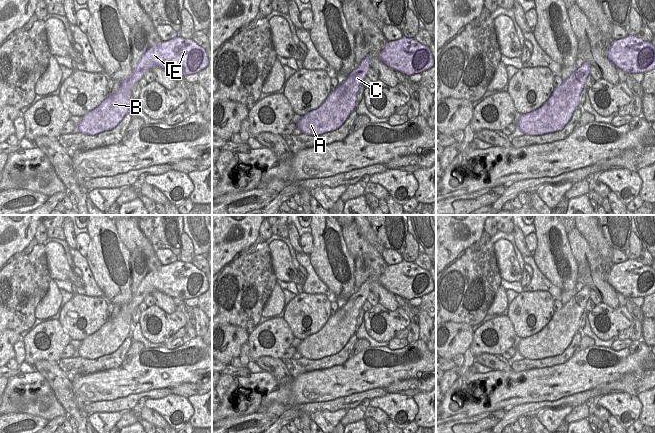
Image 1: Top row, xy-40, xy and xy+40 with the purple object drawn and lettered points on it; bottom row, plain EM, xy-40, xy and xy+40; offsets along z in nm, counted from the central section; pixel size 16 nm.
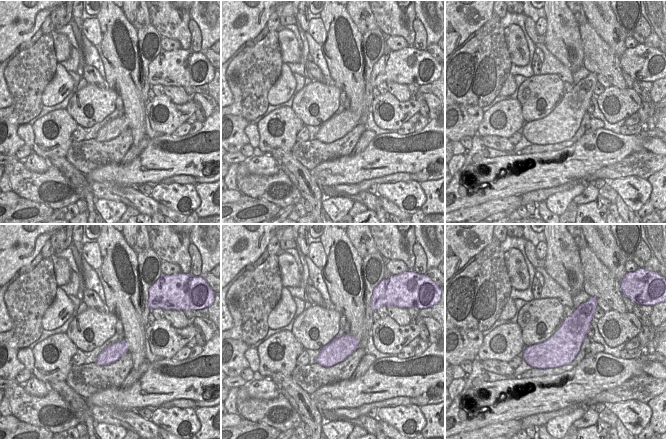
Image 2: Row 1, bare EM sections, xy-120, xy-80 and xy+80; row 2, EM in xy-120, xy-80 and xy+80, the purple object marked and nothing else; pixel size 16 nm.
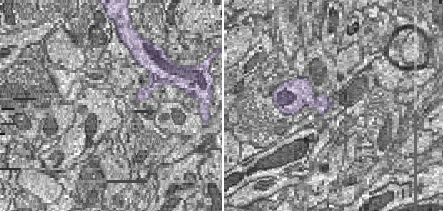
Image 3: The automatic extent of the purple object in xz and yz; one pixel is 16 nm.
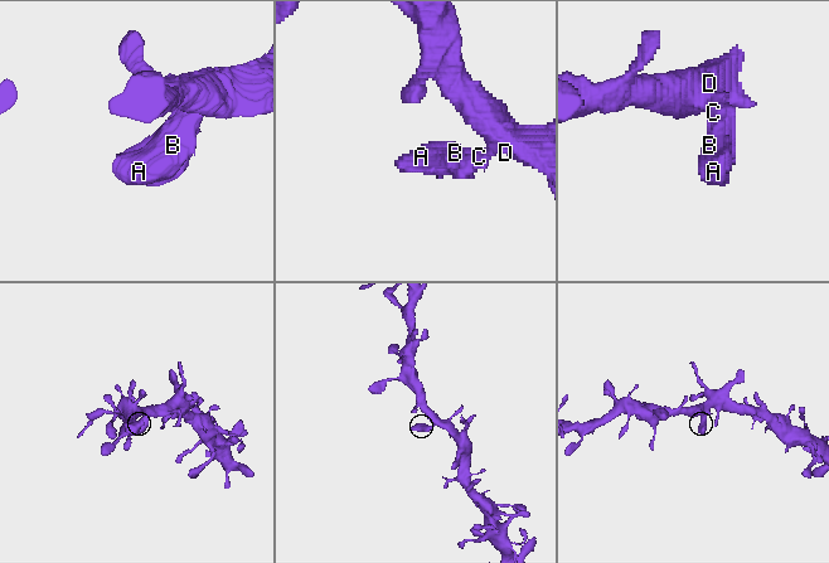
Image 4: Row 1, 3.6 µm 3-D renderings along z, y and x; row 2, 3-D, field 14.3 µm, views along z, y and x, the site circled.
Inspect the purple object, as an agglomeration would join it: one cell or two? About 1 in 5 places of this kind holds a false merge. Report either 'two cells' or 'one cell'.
one cell

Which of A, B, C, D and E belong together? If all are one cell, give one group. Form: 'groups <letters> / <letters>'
groups A B C D E

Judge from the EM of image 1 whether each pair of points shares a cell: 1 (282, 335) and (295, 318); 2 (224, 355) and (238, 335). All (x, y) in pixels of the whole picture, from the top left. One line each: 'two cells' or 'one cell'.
1: two cells
2: one cell

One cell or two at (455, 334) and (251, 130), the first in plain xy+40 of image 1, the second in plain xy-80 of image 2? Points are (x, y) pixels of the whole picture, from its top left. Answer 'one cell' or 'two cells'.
two cells

